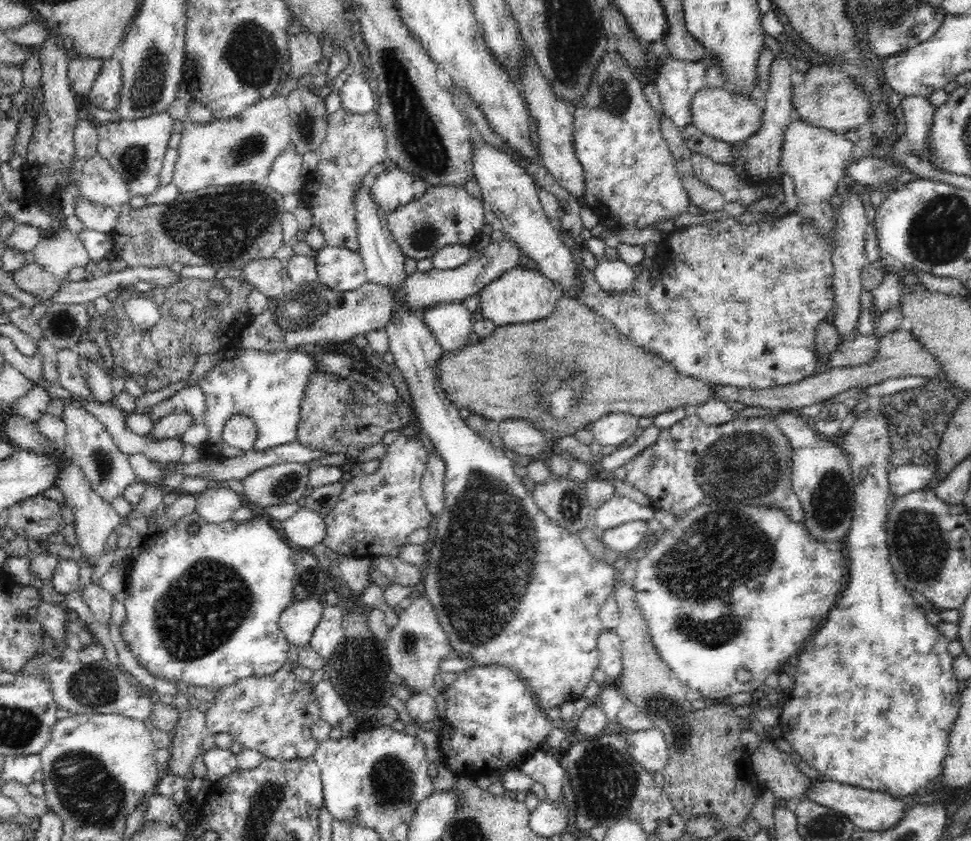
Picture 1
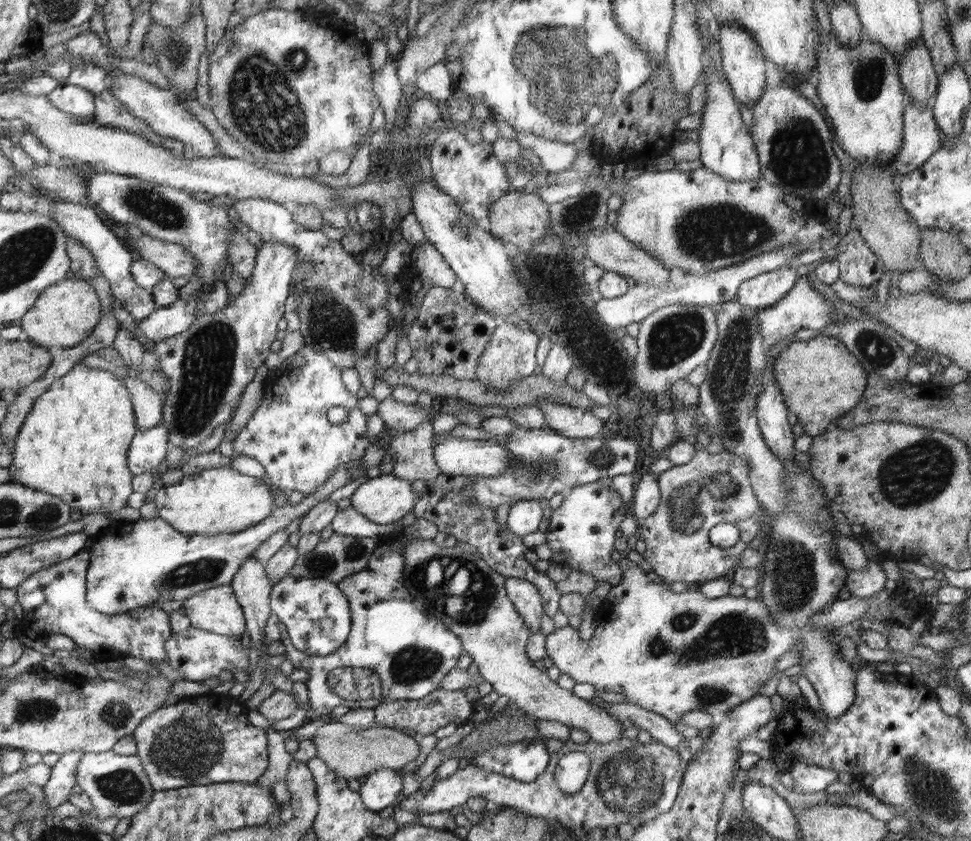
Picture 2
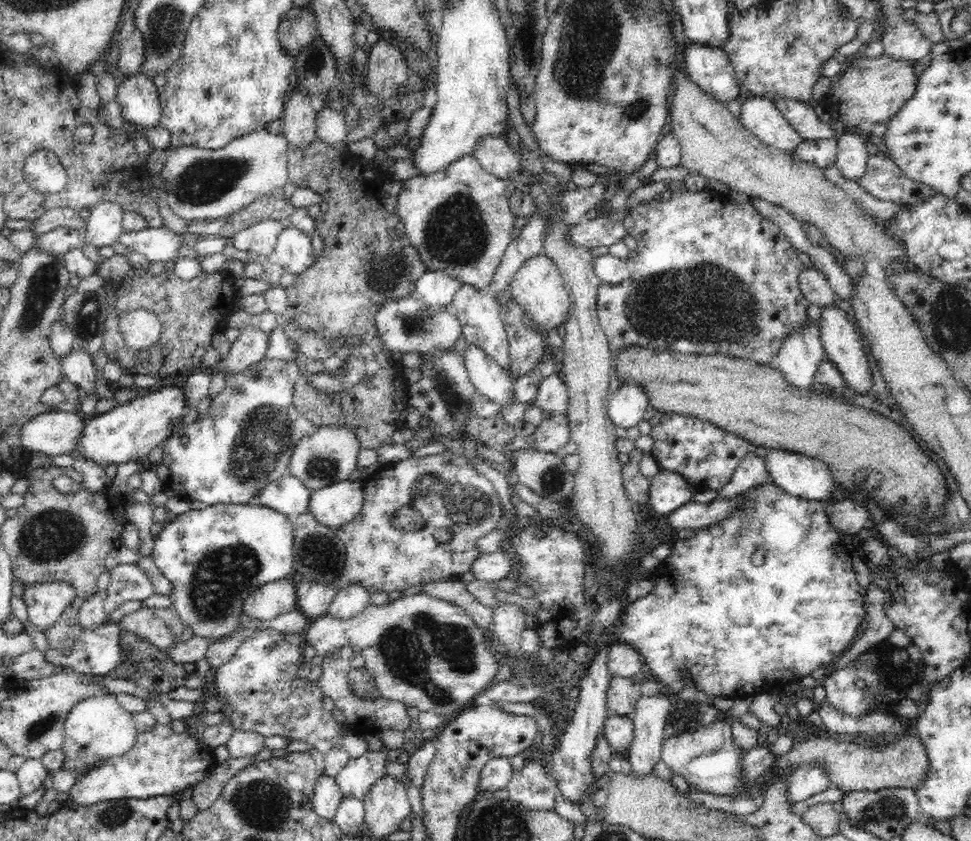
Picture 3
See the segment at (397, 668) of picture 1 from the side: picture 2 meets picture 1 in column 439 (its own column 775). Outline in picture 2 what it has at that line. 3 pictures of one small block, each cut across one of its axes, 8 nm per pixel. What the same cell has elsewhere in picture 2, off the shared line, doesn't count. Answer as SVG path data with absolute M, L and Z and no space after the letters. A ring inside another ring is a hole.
M622 557L618 562L622 564L622 570L624 570L624 578L620 581L620 585L612 587L609 593L605 597L606 604L602 605L603 612L598 613L597 626L594 632L594 636L590 641L583 640L578 635L578 629L571 625L566 625L561 628L556 628L554 632L546 635L545 648L547 656L554 661L554 666L560 669L561 674L569 675L576 684L592 684L600 693L601 692L620 692L627 698L627 703L640 706L646 710L656 712L661 716L664 716L667 720L670 720L674 725L681 722L682 714L689 712L689 710L702 710L702 712L708 712L709 714L718 714L723 712L724 714L730 713L734 708L740 707L748 700L754 699L754 696L760 695L760 688L764 686L772 674L774 674L774 668L776 668L776 662L778 662L778 656L782 656L784 652L793 650L794 644L800 642L802 634L806 632L806 628L824 628L824 630L834 630L834 628L840 628L847 624L852 624L856 619L860 619L864 616L866 609L868 609L868 600L862 600L862 598L850 597L845 600L838 599L832 604L822 607L822 609L812 613L806 621L806 625L802 627L778 627L778 623L770 617L770 612L766 609L766 604L762 603L760 598L750 599L747 597L735 597L732 595L726 595L723 597L707 597L699 590L688 590L685 592L672 592L668 586L663 584L654 583L649 580L645 570L638 567L636 562Z

